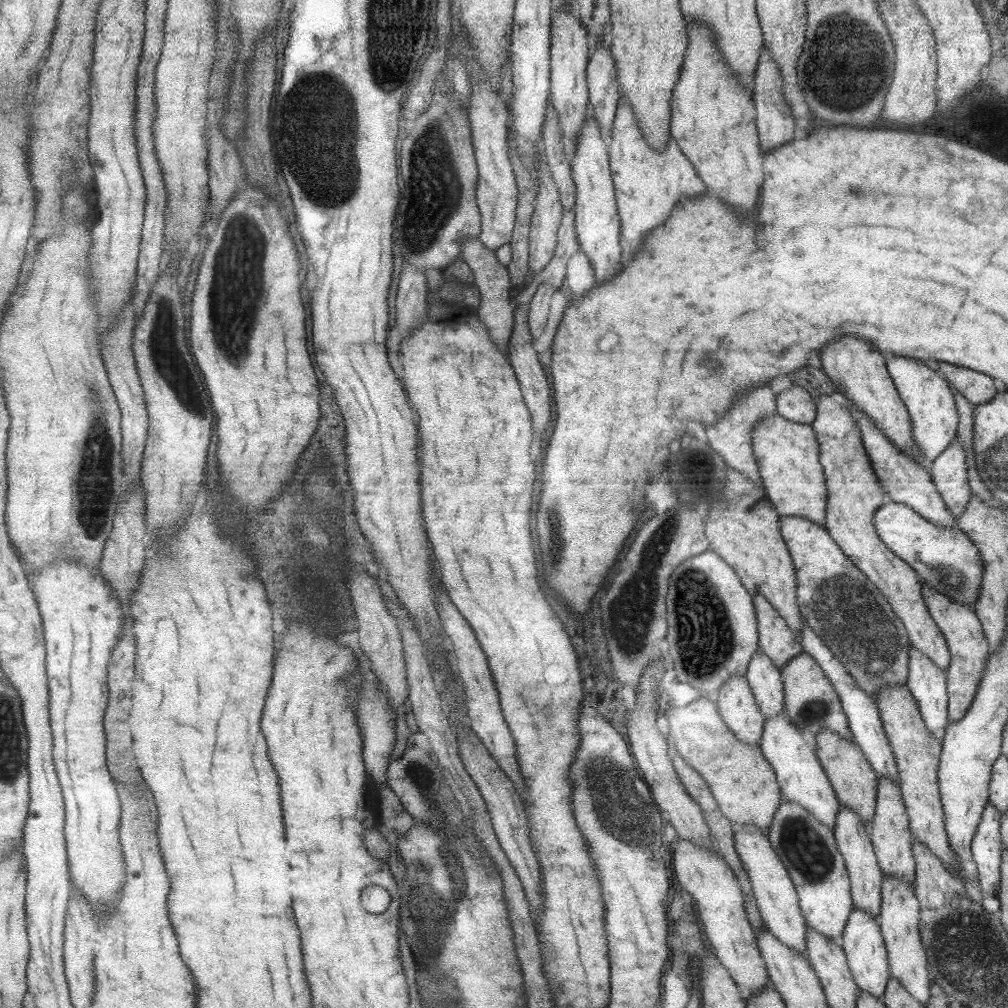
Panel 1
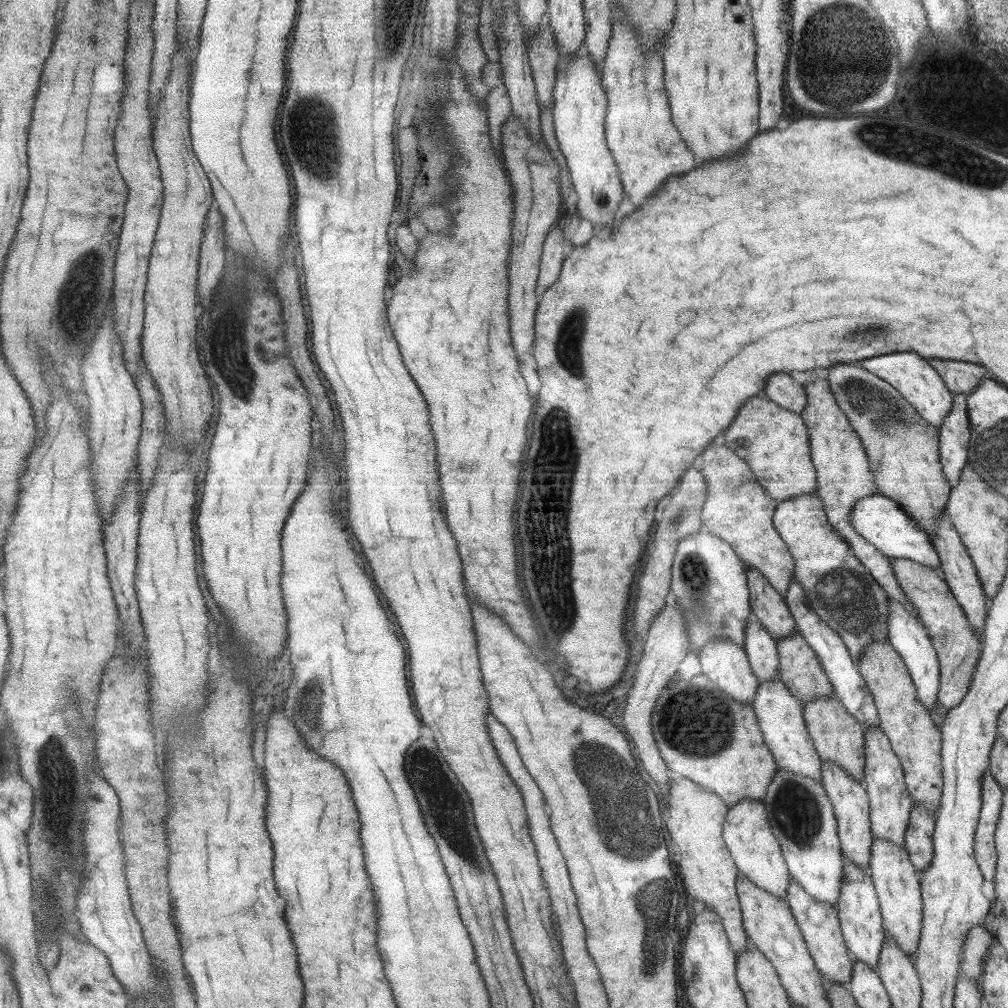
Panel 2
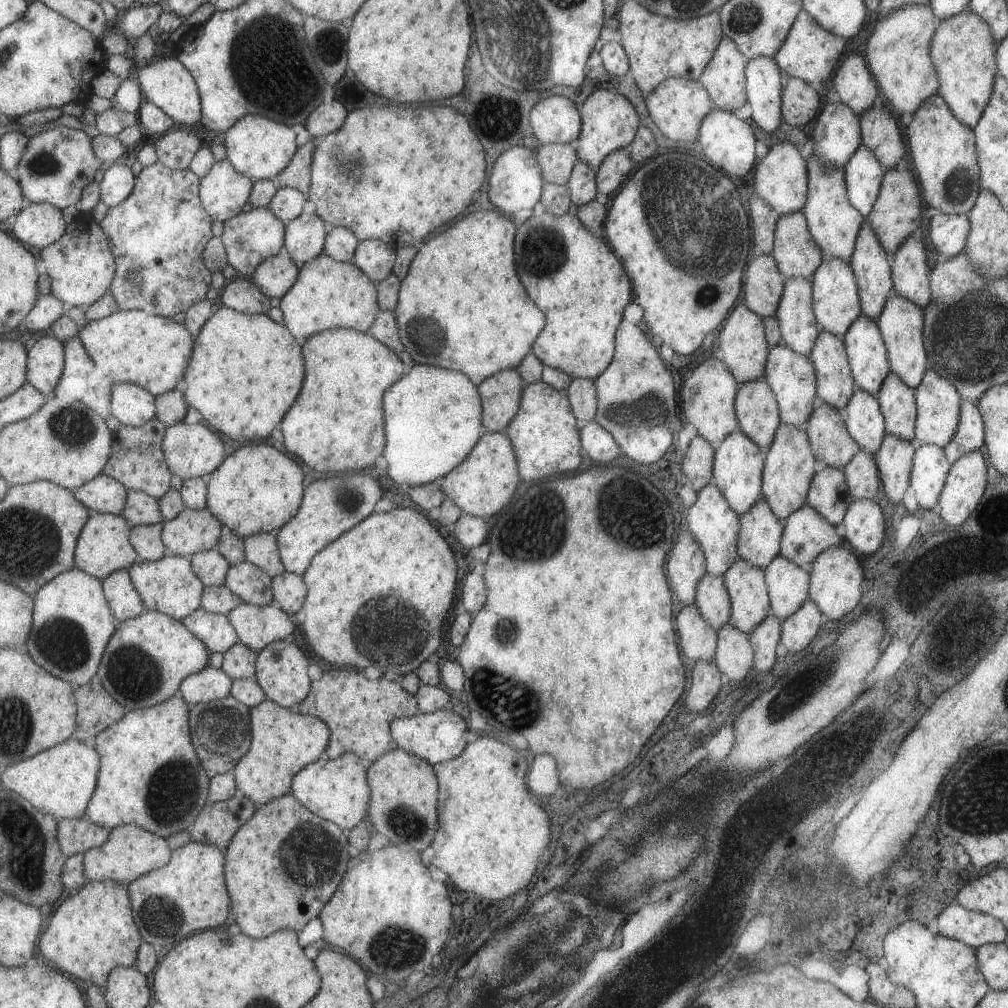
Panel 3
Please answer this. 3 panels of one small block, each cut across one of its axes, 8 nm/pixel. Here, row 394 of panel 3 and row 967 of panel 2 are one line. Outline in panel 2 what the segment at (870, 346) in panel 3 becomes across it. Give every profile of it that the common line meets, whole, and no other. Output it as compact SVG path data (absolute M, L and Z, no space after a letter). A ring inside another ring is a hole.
M845 856L842 858L842 877L835 907L838 912L842 937L851 958L868 964L875 971L878 954L887 932L883 928L880 906L872 878L868 872Z

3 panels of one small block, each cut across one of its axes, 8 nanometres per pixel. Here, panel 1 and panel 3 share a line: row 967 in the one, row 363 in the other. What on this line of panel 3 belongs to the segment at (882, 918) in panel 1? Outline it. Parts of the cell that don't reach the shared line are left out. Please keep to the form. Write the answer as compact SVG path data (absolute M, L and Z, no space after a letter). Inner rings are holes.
M892 291L883 304L883 310L876 318L877 328L886 348L890 371L904 385L913 389L921 382L928 368L927 354L923 346L923 317L923 309Z

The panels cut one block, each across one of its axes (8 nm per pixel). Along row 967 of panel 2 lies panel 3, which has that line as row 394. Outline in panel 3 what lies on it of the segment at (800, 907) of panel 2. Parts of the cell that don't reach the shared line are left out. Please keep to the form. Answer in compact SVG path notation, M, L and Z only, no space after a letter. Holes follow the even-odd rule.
M820 331L808 358L815 372L818 401L842 411L856 389L842 339Z

